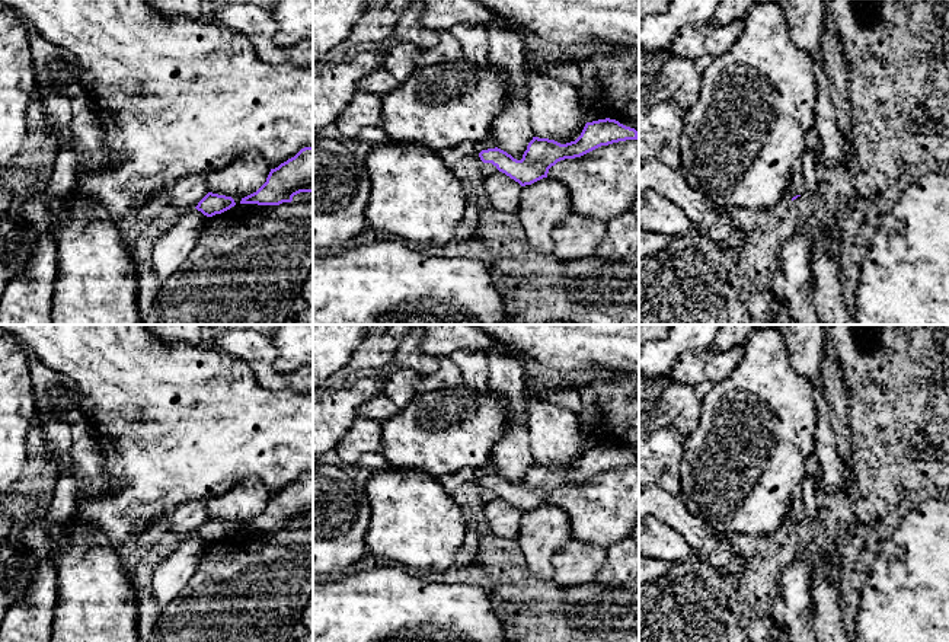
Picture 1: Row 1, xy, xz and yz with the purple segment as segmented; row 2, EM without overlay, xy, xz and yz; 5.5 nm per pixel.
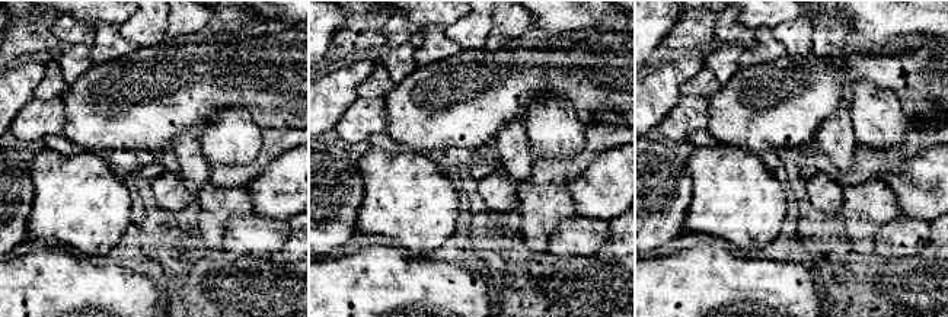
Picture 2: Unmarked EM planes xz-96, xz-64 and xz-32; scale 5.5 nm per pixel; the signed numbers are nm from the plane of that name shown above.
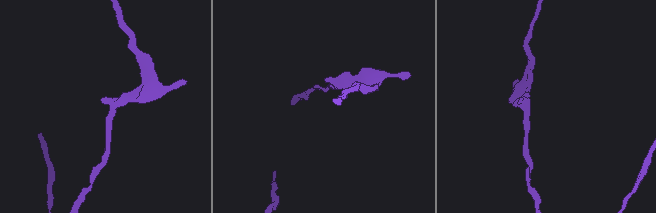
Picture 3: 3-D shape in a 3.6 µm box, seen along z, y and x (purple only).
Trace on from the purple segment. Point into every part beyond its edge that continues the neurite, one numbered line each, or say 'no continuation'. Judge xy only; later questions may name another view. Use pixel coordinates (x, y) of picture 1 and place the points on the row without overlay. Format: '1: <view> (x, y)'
no continuation

